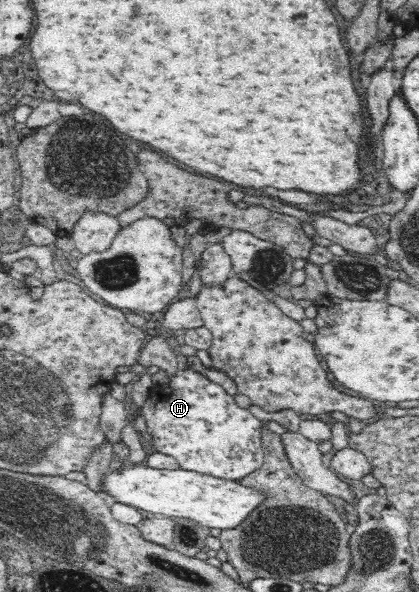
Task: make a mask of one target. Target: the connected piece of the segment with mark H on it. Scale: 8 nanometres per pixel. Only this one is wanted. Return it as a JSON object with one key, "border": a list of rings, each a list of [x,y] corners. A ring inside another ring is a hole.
{"border":[[[179,370],[176,375],[170,376],[169,379],[170,381],[168,383],[162,384],[161,387],[158,387],[158,391],[160,391],[162,394],[149,395],[141,407],[141,413],[143,414],[146,422],[146,431],[151,435],[151,439],[147,442],[143,440],[143,443],[149,452],[162,452],[164,455],[176,458],[176,462],[180,464],[181,469],[232,481],[240,480],[242,477],[252,474],[254,471],[256,471],[256,469],[259,469],[263,465],[264,452],[260,433],[260,427],[262,427],[263,423],[256,419],[248,408],[240,407],[236,403],[235,397],[228,394],[220,384],[212,382],[210,379],[206,378],[206,376],[200,374],[200,372],[197,372],[196,370]]]}

